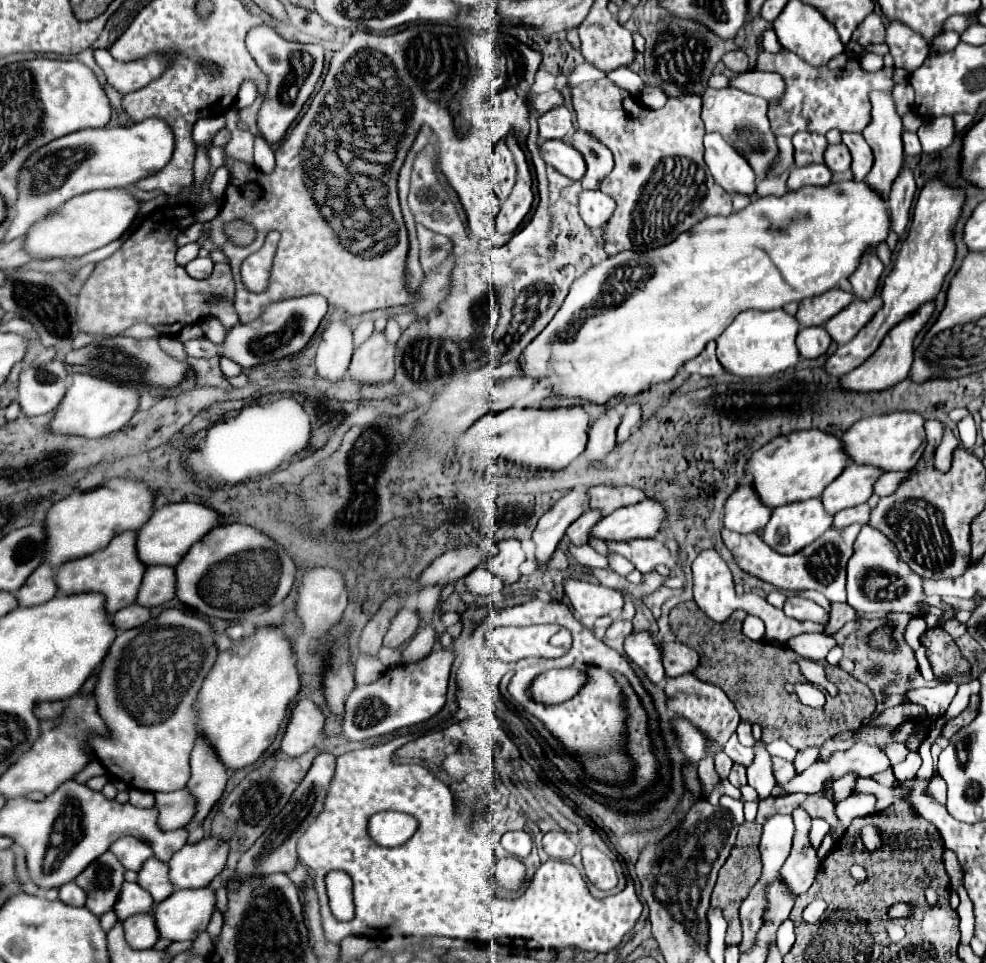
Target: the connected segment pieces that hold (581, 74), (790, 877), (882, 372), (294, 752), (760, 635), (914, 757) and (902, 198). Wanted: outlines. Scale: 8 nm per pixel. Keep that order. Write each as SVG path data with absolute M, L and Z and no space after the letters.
M583 62L583 64L579 64L575 70L573 70L573 74L569 76L569 84L571 86L577 86L577 84L581 84L581 82L585 82L585 80L599 80L599 78L605 78L607 74L603 72L603 70L599 70L599 68L595 68L593 64L589 64L589 62Z
M797 808L793 812L795 818L795 840L789 858L785 860L781 868L783 880L793 888L793 892L799 896L809 890L813 884L817 870L819 870L819 858L815 850L807 842L807 832L811 826L811 818L803 808Z
M933 302L923 304L923 308L919 308L917 312L913 312L913 316L907 316L901 324L897 324L881 342L881 346L875 350L873 356L869 356L861 366L857 366L855 370L851 370L849 374L839 378L839 386L845 392L883 392L893 388L895 384L899 384L901 380L905 380L909 376L909 364L913 358L913 338L917 336L917 332L925 326L925 322L929 320L933 312Z
M307 698L299 700L291 710L291 718L281 740L281 750L287 756L301 756L321 738L323 724L325 716L321 710Z
M747 616L743 622L743 632L745 636L749 636L751 640L763 640L765 638L765 626L761 620L757 620L755 616Z
M911 752L901 764L897 764L893 768L893 772L895 772L897 780L911 780L911 778L915 778L919 766L921 766L921 756L917 752Z
M903 166L897 180L893 182L891 194L889 194L889 208L893 212L893 224L891 228L899 234L899 238L905 234L907 230L907 222L909 222L909 208L915 196L915 178L913 178L913 170Z

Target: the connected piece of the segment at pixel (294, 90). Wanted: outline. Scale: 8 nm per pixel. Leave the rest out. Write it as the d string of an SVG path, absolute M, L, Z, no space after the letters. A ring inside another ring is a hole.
M261 24L249 30L247 50L251 52L253 60L269 80L269 88L263 96L263 104L257 116L257 128L269 144L275 144L285 136L287 128L301 112L305 100L311 96L323 70L323 48L317 44L289 42L281 38L273 28Z

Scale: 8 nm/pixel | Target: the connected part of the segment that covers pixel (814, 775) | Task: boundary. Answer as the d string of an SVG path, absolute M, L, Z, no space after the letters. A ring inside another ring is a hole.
M855 742L847 750L837 750L829 756L829 760L819 760L813 766L809 766L805 772L797 774L792 780L785 784L779 784L787 794L803 792L803 794L815 794L821 790L825 782L835 782L845 774L855 774L855 776L873 776L877 772L883 772L889 768L889 758L885 756L885 746L879 744L867 744L867 742Z

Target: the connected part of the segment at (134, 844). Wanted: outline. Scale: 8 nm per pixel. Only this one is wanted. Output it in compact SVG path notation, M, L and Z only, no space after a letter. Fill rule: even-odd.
M121 836L111 846L109 852L117 856L117 860L127 868L139 872L141 864L153 856L153 850L149 844L133 838L133 836Z

